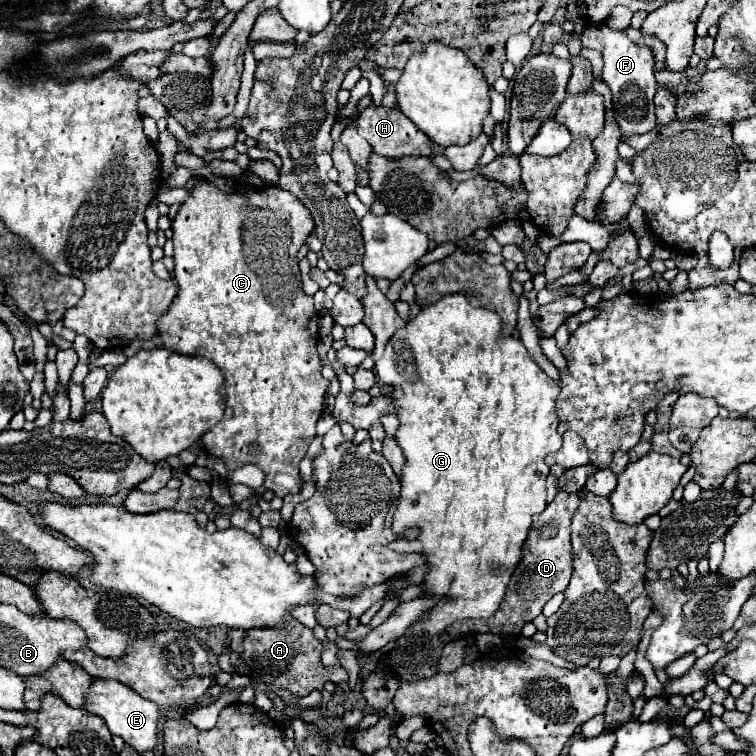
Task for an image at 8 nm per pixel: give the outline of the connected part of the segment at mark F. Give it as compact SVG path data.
M606 24L586 26L582 34L582 46L602 52L602 58L604 58L602 80L610 86L614 94L614 114L622 132L622 140L656 128L656 116L654 116L656 78L654 78L652 50L636 46L624 32L612 30Z

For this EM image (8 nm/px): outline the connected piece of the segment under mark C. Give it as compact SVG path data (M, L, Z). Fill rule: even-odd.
M200 180L172 220L174 279L178 282L178 294L158 320L158 334L166 350L204 356L218 364L226 376L228 414L214 430L202 436L204 448L222 458L230 470L256 464L266 472L264 486L280 498L300 492L302 480L298 462L306 456L316 436L316 422L324 410L328 388L328 380L320 374L322 364L316 352L318 312L312 296L302 290L296 256L312 230L314 220L306 206L294 194L278 186L268 186L258 194L228 194L218 190L212 182Z

